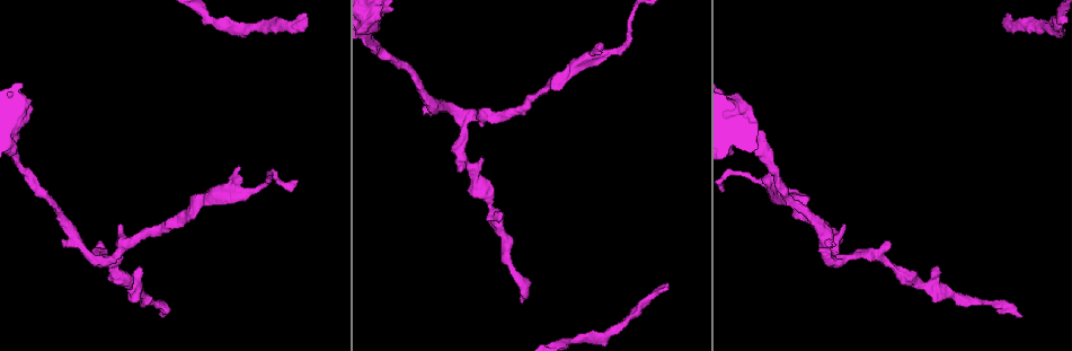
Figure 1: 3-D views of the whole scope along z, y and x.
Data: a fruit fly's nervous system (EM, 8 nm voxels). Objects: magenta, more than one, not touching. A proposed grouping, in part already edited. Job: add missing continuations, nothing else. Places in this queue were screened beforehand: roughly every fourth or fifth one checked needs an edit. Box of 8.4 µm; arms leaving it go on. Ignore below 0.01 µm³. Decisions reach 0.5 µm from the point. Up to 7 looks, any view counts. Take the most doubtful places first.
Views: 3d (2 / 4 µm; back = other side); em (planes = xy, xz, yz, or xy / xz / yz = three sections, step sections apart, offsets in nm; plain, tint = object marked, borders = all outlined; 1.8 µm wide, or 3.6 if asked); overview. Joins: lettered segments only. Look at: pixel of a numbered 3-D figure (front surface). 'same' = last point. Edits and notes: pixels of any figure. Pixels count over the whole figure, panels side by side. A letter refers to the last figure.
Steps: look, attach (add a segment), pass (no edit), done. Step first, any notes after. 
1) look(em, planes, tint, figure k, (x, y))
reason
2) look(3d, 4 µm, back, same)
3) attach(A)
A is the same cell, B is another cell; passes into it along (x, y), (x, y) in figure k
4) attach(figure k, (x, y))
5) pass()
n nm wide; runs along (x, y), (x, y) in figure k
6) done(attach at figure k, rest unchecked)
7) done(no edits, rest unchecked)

look(em, planes, tint, figure 1, (666, 286))
branch stops here

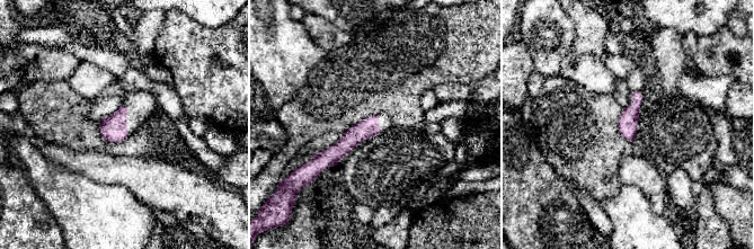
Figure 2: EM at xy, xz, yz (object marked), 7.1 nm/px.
look(em, planes, borders, same)
see the neighbours

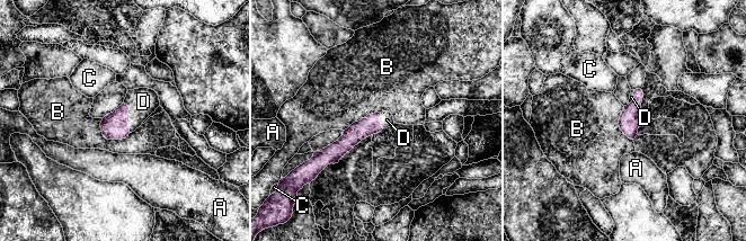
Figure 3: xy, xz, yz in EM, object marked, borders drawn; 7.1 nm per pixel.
attach(D)
D is the same cell, A, B and C are other cells; passes into it along (114, 126), (126, 117), (143, 101) in figure 3; it goes on there

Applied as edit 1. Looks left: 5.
look(em, yz, step 4, tint, figure 1, (161, 315))
thin end

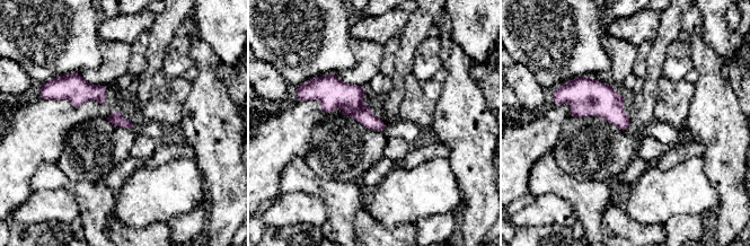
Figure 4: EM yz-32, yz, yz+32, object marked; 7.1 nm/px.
look(em, planes, borders, same)
another direction

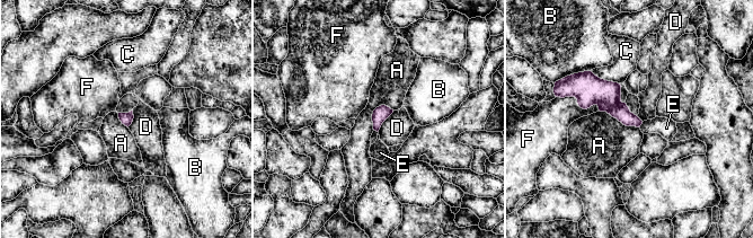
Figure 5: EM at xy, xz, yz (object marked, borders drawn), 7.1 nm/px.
attach(E)
E is the same cell, A, B, C, D and F are other cells; passes into it along (612, 104), (641, 123), (666, 128) in figure 5; the neuron continues

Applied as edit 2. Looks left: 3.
look(3d, 4 µm, figure 1, (601, 53))
branch stops here

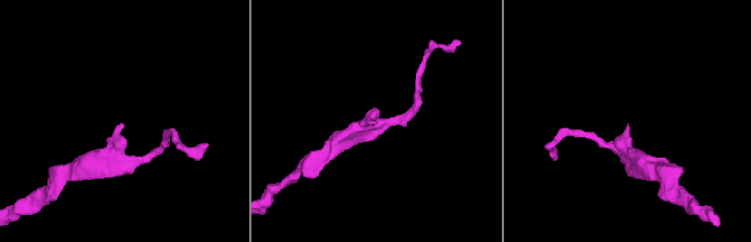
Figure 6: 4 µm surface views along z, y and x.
look(em, planes, plain, figure 6, (121, 124))
need the tissue

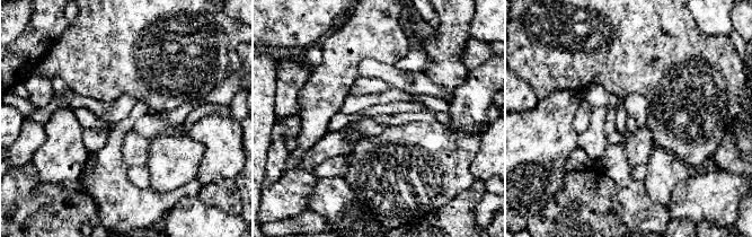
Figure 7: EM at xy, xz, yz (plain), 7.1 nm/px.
look(em, planes, borders, same)

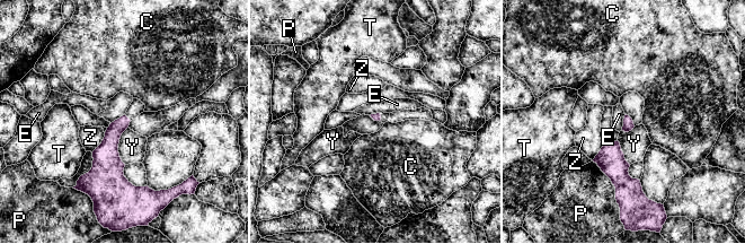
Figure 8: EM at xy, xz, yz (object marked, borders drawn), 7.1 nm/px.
pass()
C, E, P, T, Y and Z are other cells; no lettered segment goes on from it

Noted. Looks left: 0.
done(attach at figure 3, attach at figure 5, rest unchecked)

